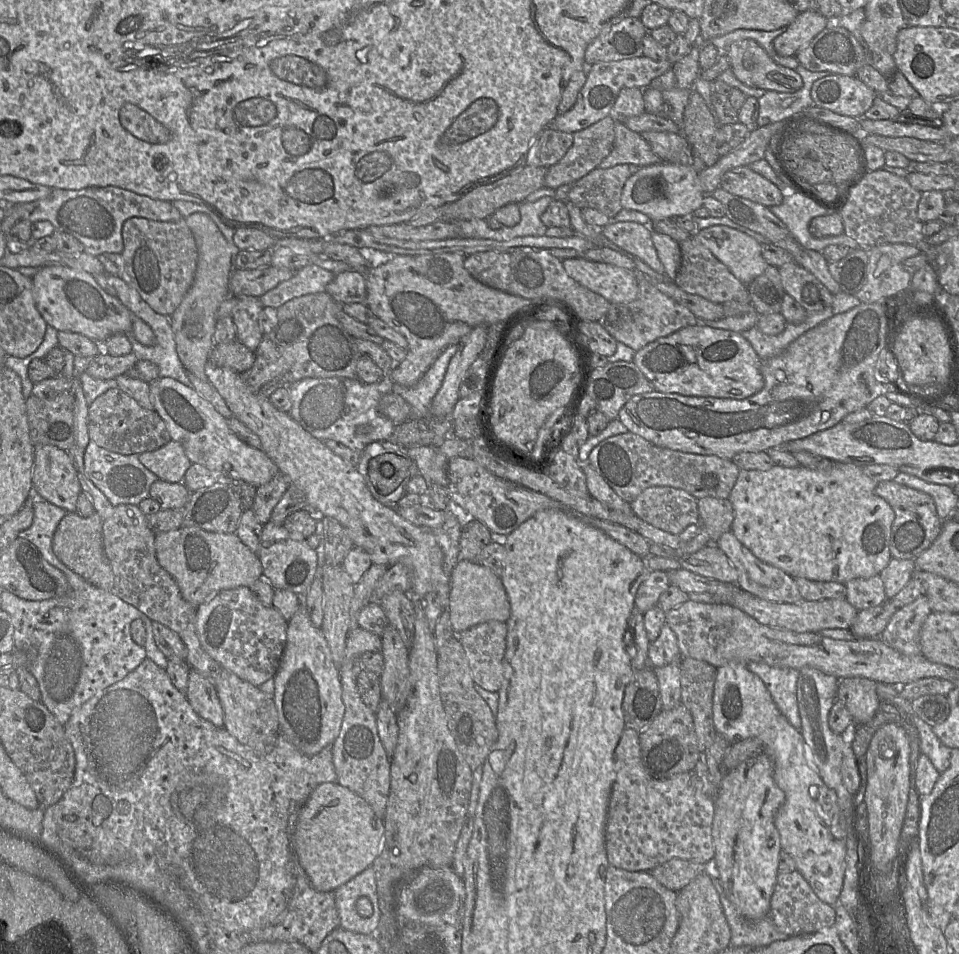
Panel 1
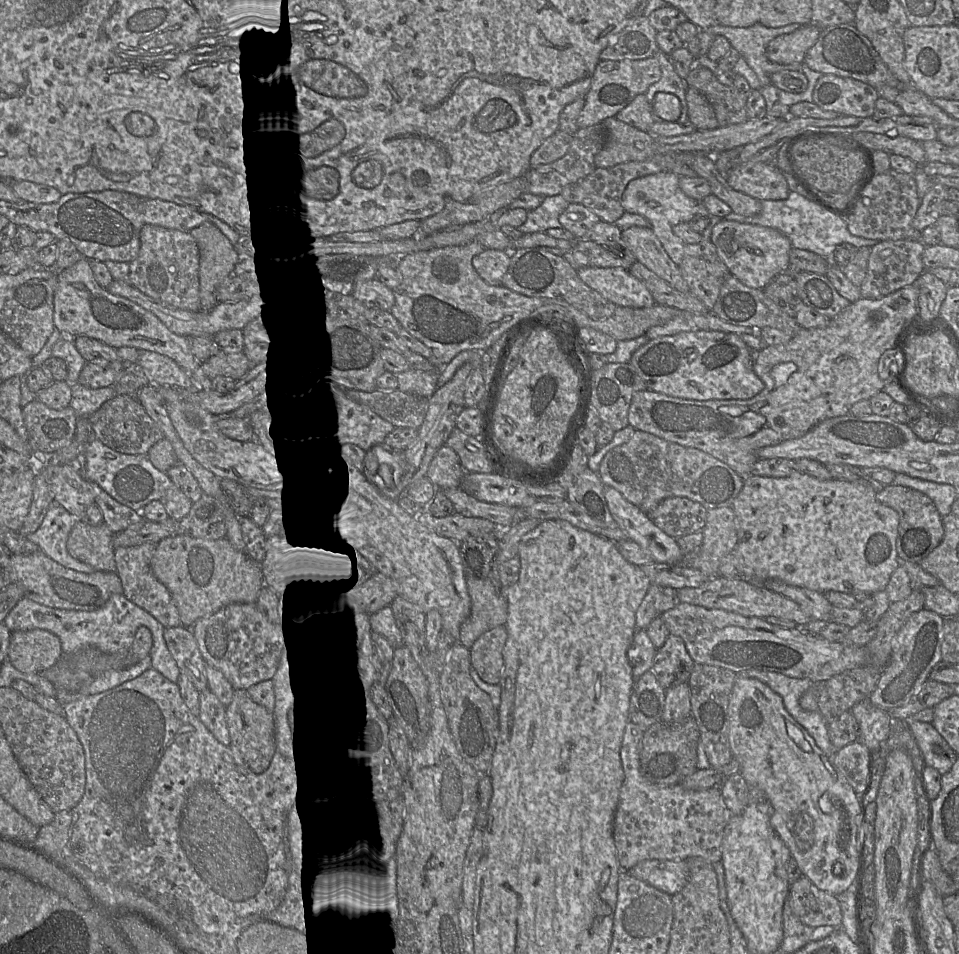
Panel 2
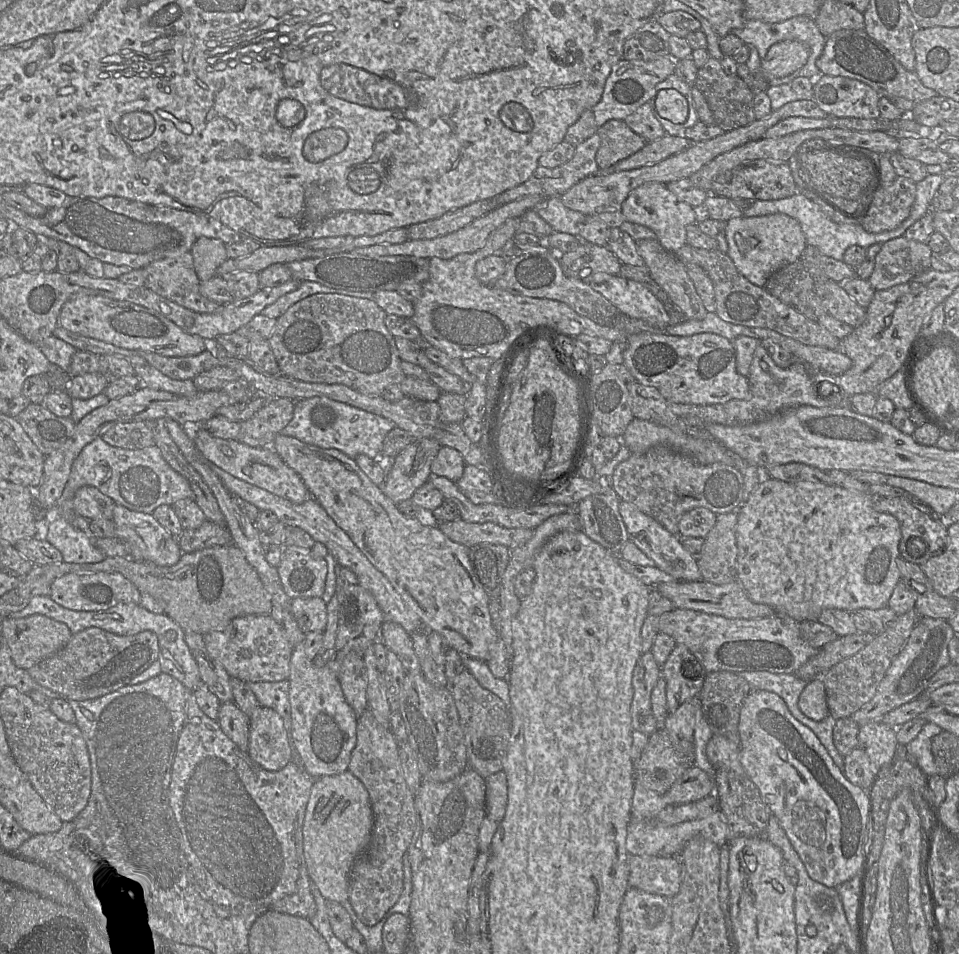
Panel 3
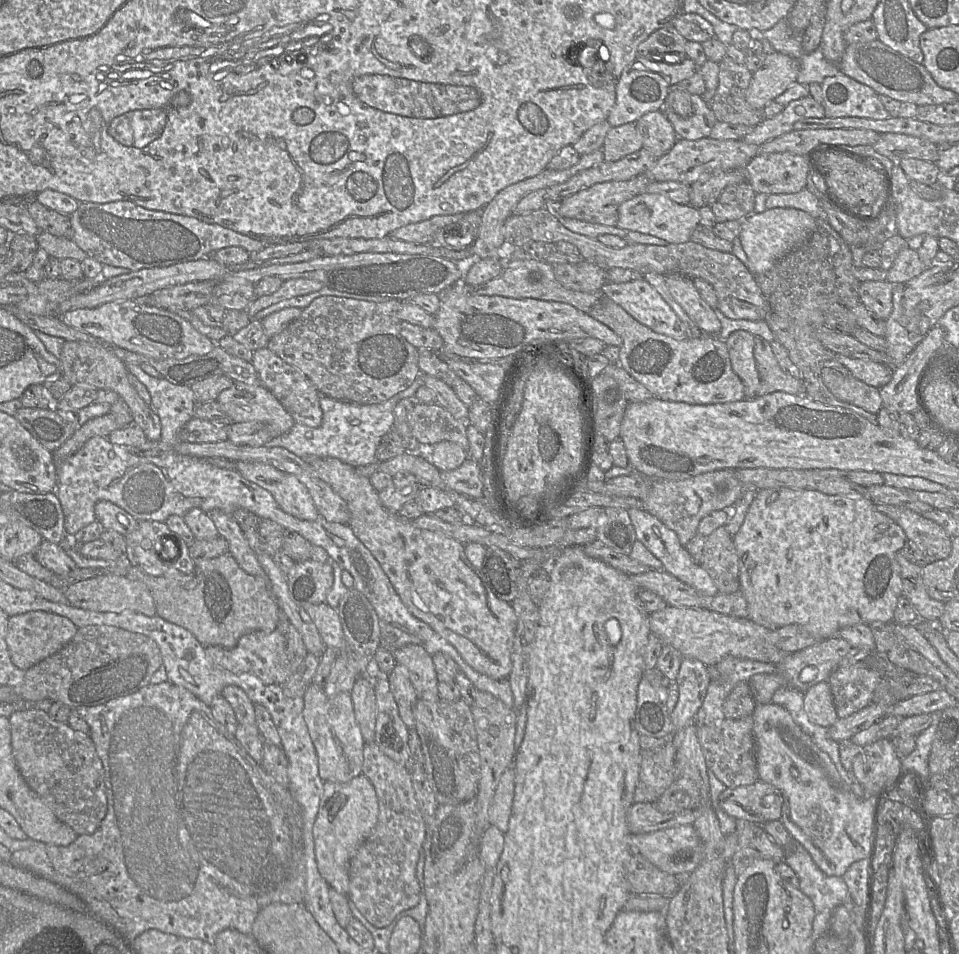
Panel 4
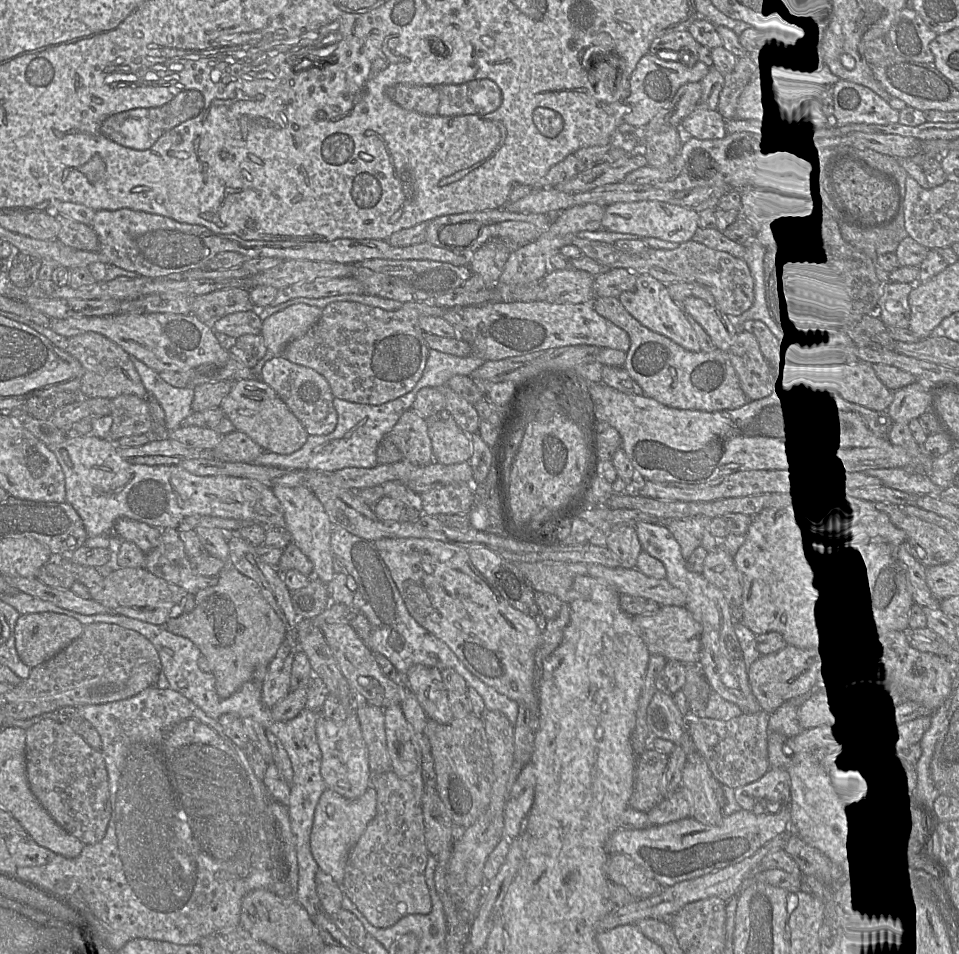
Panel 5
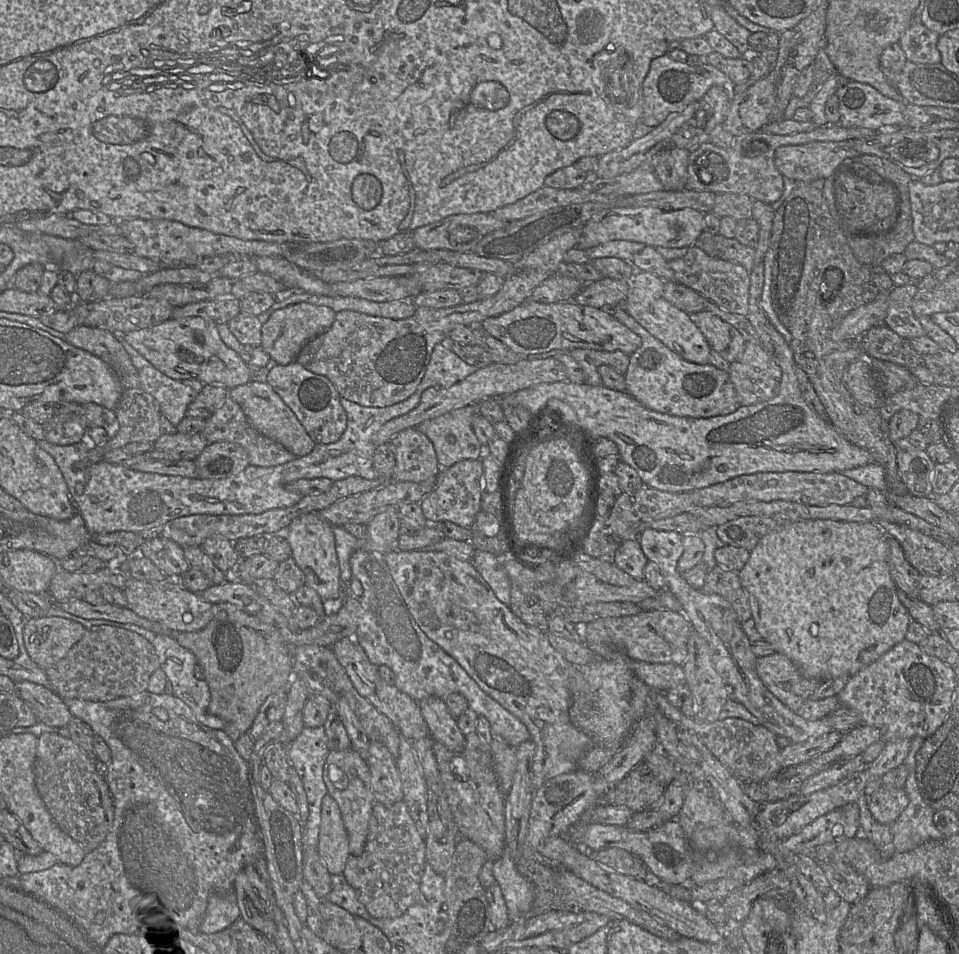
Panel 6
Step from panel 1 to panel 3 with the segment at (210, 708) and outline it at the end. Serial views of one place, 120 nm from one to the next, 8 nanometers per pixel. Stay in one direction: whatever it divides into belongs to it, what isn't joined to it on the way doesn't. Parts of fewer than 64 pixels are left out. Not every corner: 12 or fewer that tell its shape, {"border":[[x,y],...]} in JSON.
{"border":[[232,701],[221,703],[222,731],[248,753],[249,717]]}

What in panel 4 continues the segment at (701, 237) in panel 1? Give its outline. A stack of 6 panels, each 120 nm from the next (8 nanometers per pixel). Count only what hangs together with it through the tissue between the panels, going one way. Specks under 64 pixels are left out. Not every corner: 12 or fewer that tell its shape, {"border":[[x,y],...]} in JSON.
{"border":[[795,208],[748,214],[738,238],[761,275],[806,243],[816,220]]}

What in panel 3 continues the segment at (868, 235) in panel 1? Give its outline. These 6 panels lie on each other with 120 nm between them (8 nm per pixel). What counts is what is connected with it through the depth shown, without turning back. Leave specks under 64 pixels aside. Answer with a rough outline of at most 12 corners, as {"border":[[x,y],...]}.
{"border":[[916,183],[882,184],[860,225],[897,228],[909,215]]}

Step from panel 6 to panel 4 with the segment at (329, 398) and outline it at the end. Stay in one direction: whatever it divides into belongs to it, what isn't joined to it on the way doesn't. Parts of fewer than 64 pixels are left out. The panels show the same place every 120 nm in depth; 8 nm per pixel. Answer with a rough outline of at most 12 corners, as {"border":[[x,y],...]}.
{"border":[[268,347],[252,364],[295,423],[322,423],[321,394]]}

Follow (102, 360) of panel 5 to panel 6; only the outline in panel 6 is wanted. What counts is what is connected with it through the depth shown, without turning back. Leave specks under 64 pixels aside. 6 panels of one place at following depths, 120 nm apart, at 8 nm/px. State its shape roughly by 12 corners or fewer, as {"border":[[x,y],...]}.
{"border":[[78,325],[65,341],[102,359],[124,390],[137,369],[111,332]]}

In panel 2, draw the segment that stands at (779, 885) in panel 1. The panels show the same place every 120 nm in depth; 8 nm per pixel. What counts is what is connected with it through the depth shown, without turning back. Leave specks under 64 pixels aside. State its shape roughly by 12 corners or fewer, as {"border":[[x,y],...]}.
{"border":[[802,876],[786,905],[808,927],[840,927],[837,897]]}

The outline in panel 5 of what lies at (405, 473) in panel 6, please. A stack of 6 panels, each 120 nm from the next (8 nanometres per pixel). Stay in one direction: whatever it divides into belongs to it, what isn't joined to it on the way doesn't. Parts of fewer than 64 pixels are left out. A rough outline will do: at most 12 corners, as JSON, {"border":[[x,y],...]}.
{"border":[[411,408],[389,434],[403,459],[434,461],[428,422]]}

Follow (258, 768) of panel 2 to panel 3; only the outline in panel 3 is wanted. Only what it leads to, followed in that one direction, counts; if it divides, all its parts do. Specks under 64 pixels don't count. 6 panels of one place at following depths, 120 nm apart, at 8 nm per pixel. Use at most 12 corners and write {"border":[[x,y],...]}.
{"border":[[259,706],[249,716],[248,755],[267,771],[292,761],[282,717]]}

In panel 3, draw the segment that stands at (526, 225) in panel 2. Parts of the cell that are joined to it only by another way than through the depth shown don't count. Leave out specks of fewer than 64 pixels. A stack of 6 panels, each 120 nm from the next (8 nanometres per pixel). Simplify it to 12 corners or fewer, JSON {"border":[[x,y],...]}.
{"border":[[560,197],[543,199],[536,210],[553,232],[578,236],[586,216]]}

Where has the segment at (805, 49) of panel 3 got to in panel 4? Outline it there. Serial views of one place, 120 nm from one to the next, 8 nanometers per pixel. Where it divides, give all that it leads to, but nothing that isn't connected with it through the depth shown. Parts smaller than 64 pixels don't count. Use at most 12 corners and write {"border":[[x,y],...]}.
{"border":[[778,51],[752,75],[747,103],[764,109],[796,82],[797,59]]}

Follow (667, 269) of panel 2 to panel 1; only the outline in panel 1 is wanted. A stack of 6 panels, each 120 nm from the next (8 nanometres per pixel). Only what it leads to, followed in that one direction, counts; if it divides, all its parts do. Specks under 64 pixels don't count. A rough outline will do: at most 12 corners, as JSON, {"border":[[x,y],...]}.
{"border":[[611,222],[602,234],[657,273],[665,269],[647,225]]}

